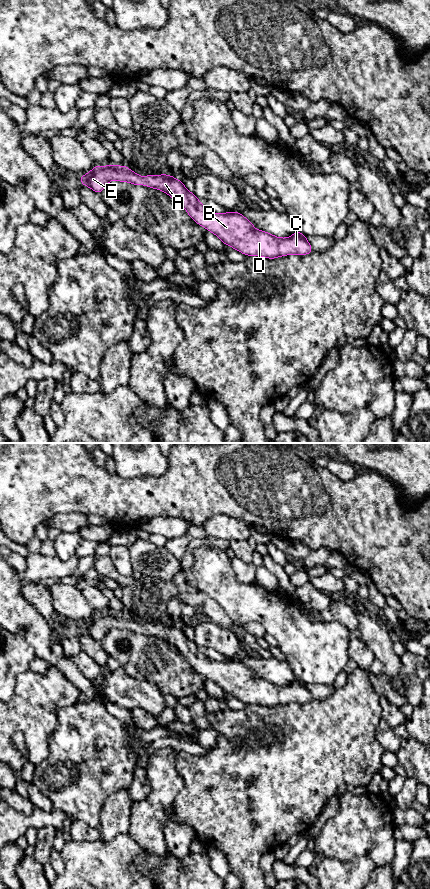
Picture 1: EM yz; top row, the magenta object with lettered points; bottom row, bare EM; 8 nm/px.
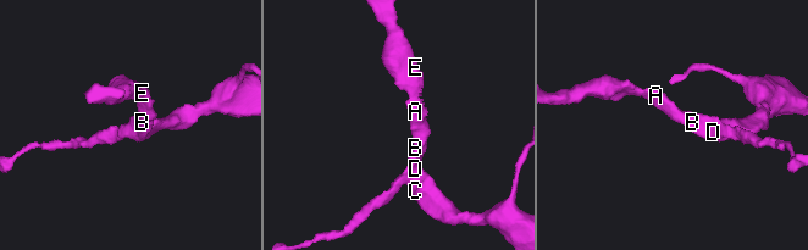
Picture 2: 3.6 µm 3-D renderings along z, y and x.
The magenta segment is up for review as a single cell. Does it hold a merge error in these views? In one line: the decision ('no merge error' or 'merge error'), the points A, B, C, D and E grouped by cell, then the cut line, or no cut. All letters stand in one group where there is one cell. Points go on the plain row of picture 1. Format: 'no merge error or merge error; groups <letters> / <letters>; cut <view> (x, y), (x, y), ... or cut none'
no merge error; groups A B C D E; cut none

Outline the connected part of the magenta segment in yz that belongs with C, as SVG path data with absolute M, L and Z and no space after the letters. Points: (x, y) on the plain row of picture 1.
M125 613L115 614L94 614L94 616L86 623L79 624L81 632L88 634L97 641L103 639L107 631L112 628L121 630L130 630L137 634L141 634L143 631L146 635L155 636L167 641L175 649L184 655L189 664L197 672L205 675L207 679L214 681L221 689L236 697L237 699L247 704L260 704L269 707L274 707L280 704L286 704L290 702L307 703L313 700L311 693L300 679L296 679L292 684L288 686L279 686L271 683L268 680L260 679L254 676L253 672L246 667L239 660L226 660L225 662L217 662L209 659L204 653L199 650L199 647L194 641L189 640L182 629L175 627L169 623L147 623L144 626L134 619L130 618Z

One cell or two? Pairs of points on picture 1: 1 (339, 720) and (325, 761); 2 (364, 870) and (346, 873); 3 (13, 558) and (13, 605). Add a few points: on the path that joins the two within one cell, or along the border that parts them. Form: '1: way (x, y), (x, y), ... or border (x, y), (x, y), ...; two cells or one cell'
1: way (339, 730), (325, 747), (325, 751); one cell
2: way (360, 870), (356, 873), (350, 873); one cell
3: border (10, 565), (17, 572); two cells

